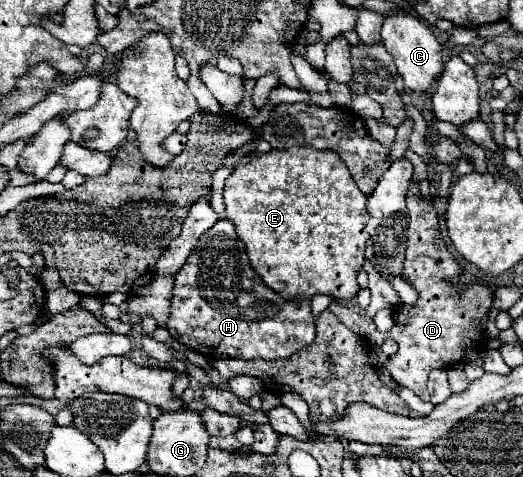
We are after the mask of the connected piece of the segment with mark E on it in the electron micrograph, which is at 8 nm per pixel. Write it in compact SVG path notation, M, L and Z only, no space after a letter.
M292 147L292 149L282 149L282 151L278 151L278 149L274 149L270 153L256 153L254 151L250 155L244 155L238 161L238 165L234 167L234 173L226 179L224 205L226 205L226 219L230 223L234 223L238 237L242 237L242 241L246 245L250 265L260 275L264 285L270 287L272 291L276 291L282 299L300 301L300 299L310 299L314 295L328 295L328 297L334 297L338 301L350 301L352 297L356 297L356 293L358 293L356 277L362 269L364 249L366 249L366 241L368 241L368 233L364 229L366 221L368 221L368 211L366 211L368 197L356 187L354 179L350 177L350 171L346 169L346 165L342 165L342 159L334 151L316 151L312 147Z

